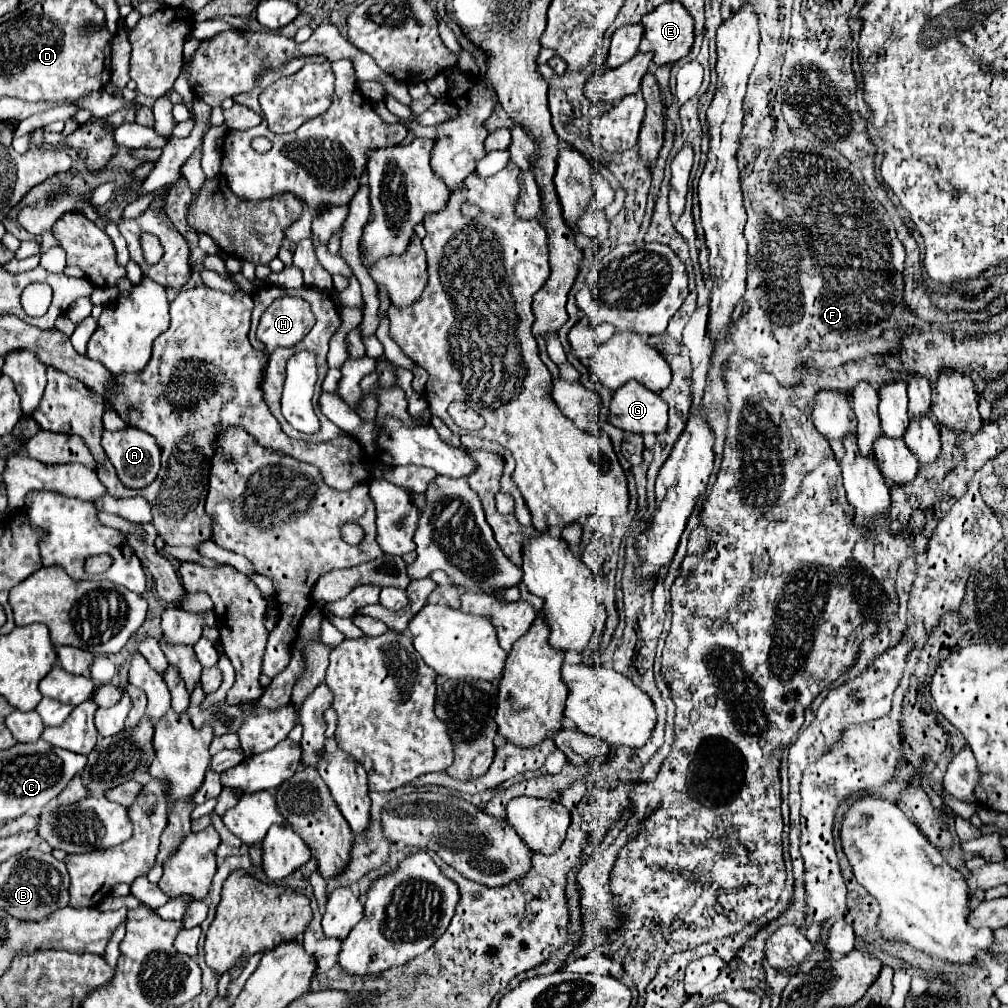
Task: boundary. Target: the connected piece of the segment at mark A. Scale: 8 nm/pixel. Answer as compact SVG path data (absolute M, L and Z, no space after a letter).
M123 428L105 432L101 446L125 486L143 488L155 480L159 472L159 446L143 430Z

